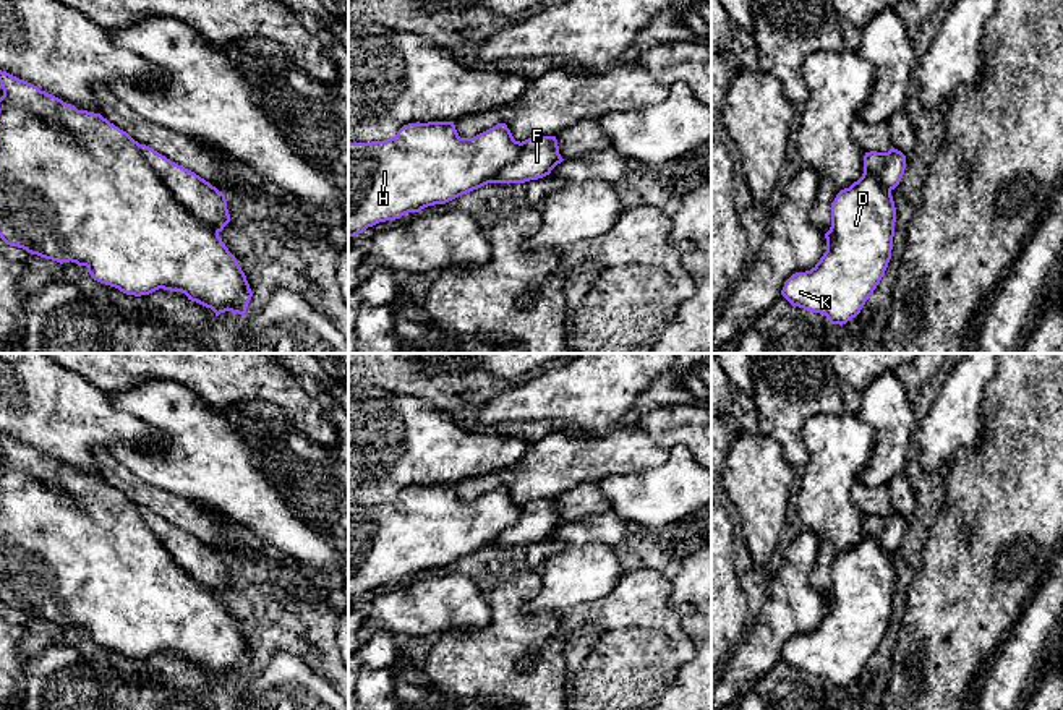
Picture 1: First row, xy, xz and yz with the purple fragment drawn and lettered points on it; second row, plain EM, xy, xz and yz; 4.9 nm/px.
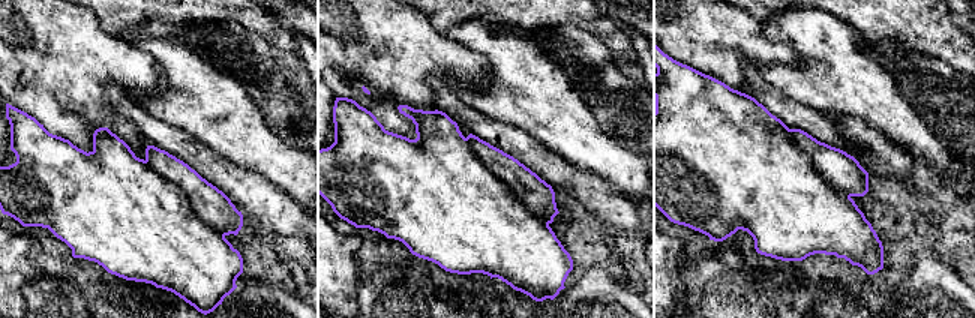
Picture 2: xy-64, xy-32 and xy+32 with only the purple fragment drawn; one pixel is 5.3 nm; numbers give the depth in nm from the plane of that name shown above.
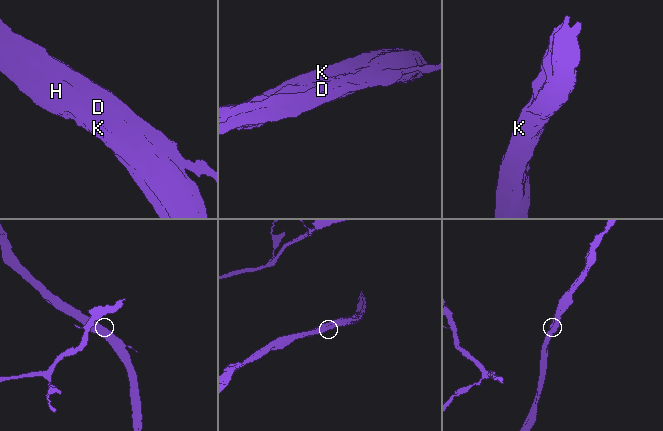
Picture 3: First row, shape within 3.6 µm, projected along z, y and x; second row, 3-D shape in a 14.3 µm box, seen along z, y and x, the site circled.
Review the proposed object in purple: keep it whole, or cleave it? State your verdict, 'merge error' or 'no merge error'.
merge error

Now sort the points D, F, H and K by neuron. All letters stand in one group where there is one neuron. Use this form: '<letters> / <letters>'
D H K / F

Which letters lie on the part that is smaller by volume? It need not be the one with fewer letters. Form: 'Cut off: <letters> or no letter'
Cut off: F

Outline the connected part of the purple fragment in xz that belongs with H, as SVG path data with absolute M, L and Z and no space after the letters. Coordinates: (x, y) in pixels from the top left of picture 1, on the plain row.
M416 485L386 504L348 506L348 601L491 546L519 515L506 486L460 501L454 485Z

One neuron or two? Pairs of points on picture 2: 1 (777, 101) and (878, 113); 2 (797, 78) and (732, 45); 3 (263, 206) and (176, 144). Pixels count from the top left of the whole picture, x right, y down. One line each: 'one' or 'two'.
1: two
2: two
3: one

